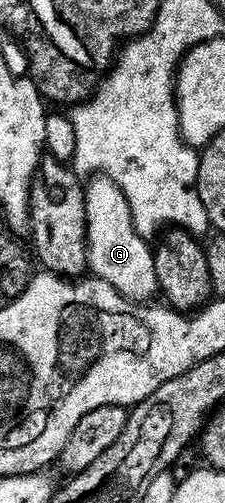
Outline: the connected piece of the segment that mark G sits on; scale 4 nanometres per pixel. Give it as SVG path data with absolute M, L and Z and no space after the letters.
M96 176L86 186L86 216L88 217L88 265L91 273L110 284L137 304L148 304L157 297L160 281L154 268L153 247L136 230L126 196L109 178Z

